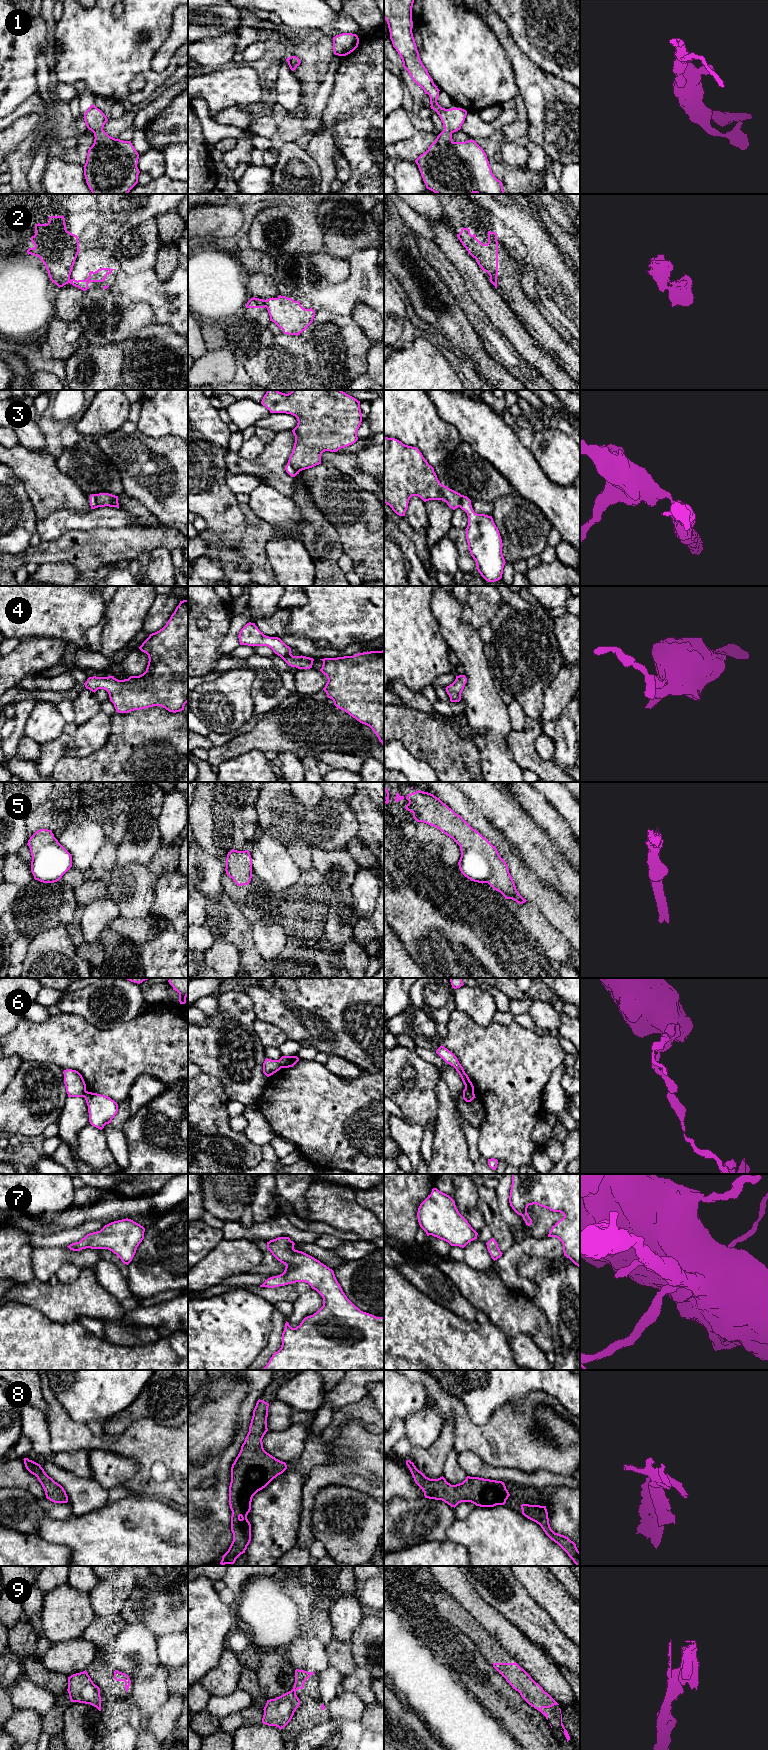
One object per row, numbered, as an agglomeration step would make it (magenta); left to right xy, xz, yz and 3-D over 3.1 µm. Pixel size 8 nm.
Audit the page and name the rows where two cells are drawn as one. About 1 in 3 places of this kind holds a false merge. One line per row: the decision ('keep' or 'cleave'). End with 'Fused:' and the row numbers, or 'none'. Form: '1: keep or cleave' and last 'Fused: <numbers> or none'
1: keep
2: cleave
3: cleave
4: keep
5: keep
6: cleave
7: keep
8: keep
9: keep
Fused: 2, 3, 6

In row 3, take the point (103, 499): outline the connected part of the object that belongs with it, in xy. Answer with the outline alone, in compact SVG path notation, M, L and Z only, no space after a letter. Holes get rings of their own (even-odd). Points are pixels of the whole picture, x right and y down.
M109 493L95 494L96 501L99 507L117 507L119 508L118 496Z

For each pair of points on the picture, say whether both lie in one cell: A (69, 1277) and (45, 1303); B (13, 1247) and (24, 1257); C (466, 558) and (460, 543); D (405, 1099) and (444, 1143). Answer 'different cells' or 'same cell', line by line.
A: different cells
B: same cell
C: same cell
D: different cells

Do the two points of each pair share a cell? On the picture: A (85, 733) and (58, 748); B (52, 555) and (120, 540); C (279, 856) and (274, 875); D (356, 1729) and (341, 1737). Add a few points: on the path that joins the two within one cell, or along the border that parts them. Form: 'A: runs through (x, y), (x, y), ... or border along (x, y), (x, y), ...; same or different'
A: runs through (78, 739), (64, 742); same
B: runs through (69, 549), (93, 549), (103, 546); same
C: runs through (274, 861), (274, 870); same
D: runs through (352, 1730), (345, 1734); same

